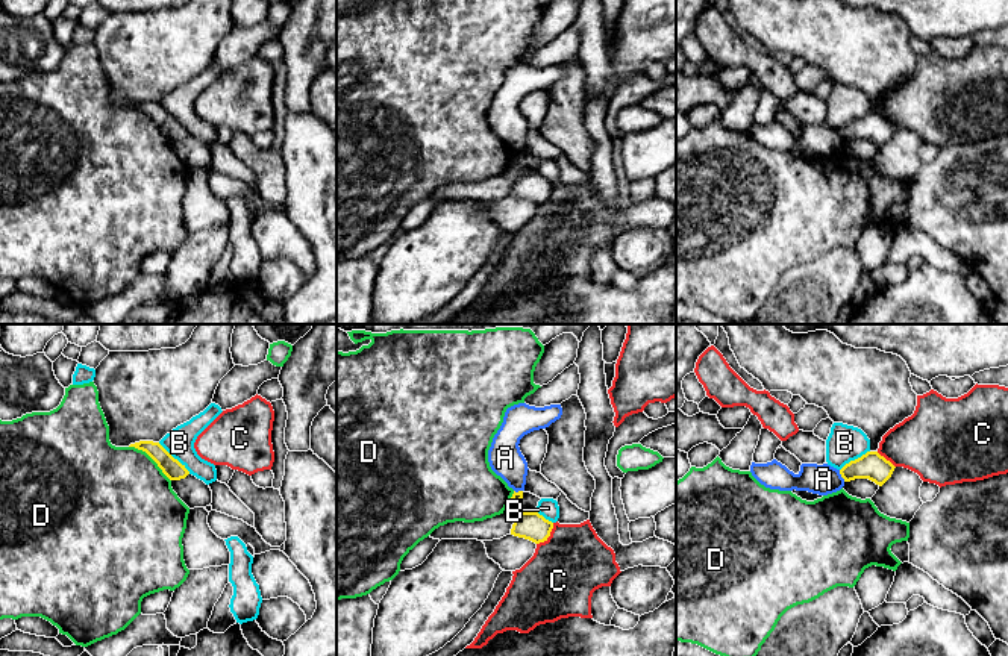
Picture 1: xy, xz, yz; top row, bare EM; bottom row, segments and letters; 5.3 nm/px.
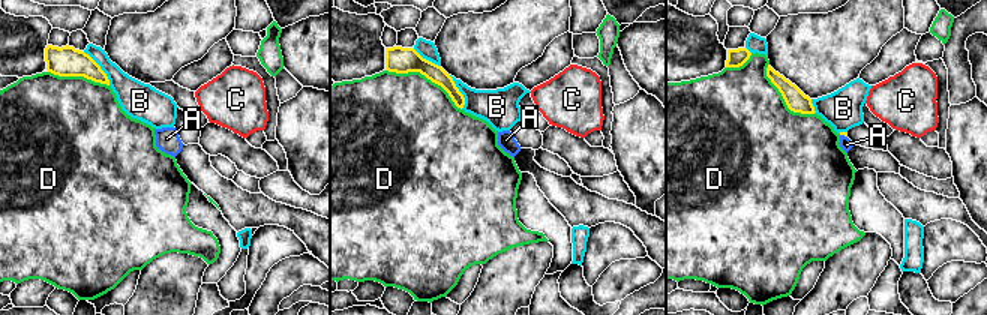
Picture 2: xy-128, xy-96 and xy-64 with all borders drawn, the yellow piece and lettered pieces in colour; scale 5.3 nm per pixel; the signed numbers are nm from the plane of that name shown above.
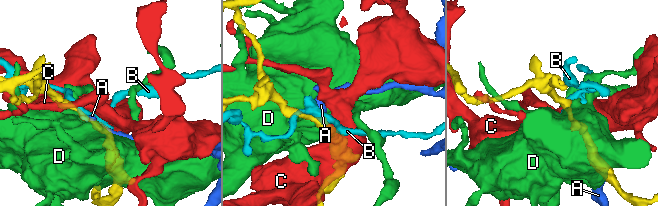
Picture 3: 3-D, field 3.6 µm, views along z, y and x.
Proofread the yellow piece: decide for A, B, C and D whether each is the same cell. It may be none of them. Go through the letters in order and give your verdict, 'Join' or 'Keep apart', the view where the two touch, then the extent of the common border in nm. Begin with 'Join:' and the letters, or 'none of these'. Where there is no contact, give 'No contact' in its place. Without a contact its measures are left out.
Join: none of these
A: Keep apart. Touches yellow in yz. Shared border 70 nm
B: Keep apart. Touches yellow in xy. Shared border 240 nm
C: Keep apart. Touches yellow in xz. Shared border 150 nm
D: Keep apart. Touches yellow in xy. Shared border 300 nm

